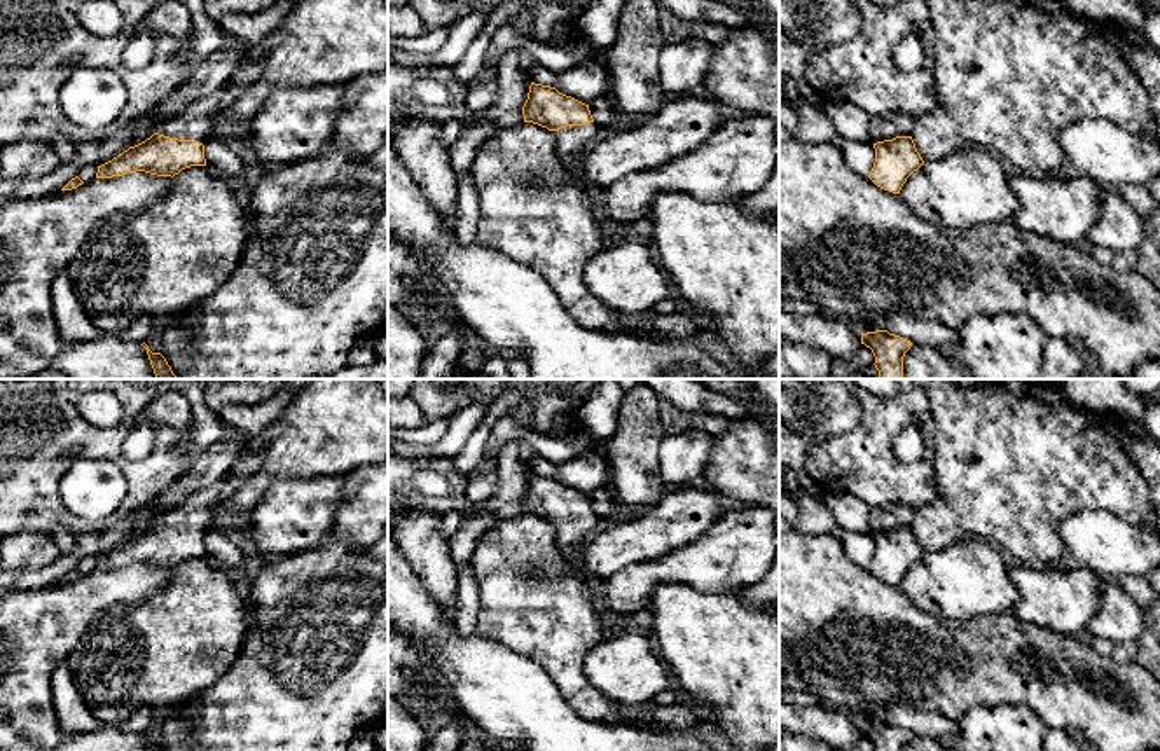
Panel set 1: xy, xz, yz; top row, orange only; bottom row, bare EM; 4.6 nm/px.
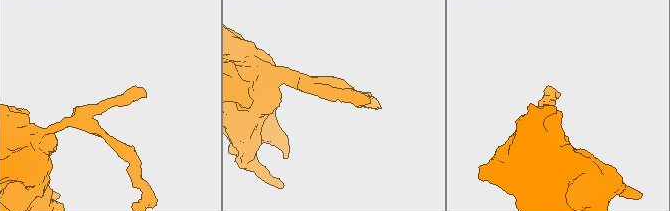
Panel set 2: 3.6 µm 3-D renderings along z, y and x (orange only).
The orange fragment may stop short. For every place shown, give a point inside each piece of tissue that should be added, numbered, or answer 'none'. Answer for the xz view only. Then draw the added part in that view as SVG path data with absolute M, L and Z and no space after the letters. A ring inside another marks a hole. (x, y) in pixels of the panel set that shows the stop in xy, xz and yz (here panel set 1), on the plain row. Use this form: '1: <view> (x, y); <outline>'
1: xz (572, 531); M596 515L566 517L556 524L556 540L561 550L573 555L592 534L603 527L603 520Z

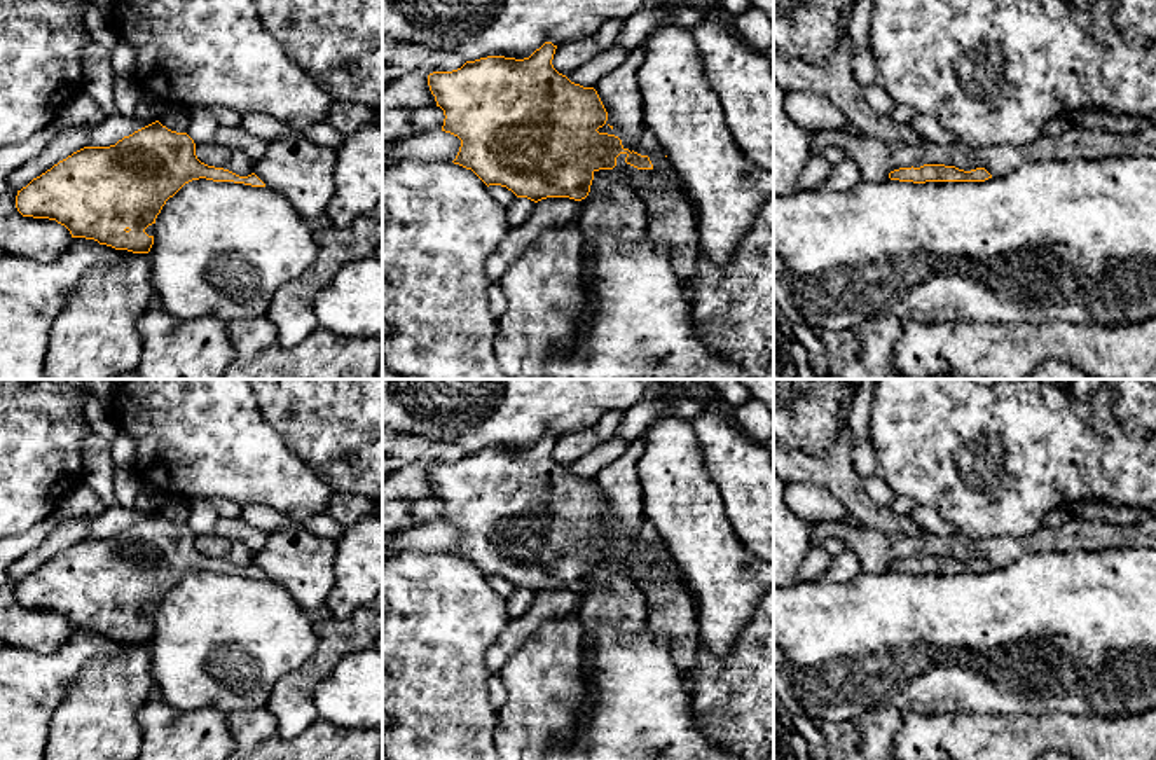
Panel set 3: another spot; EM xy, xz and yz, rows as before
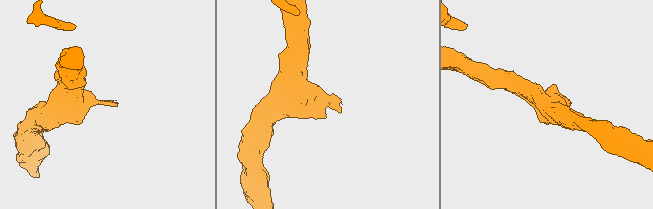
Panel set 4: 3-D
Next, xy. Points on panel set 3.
none

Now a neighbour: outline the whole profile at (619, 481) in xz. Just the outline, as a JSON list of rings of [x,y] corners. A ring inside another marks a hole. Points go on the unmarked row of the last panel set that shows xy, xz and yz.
[[[643,435],[630,440],[627,451],[597,472],[597,482],[608,512],[599,524],[615,526],[623,540],[632,540],[644,521],[644,494],[637,475],[637,463],[644,453]]]

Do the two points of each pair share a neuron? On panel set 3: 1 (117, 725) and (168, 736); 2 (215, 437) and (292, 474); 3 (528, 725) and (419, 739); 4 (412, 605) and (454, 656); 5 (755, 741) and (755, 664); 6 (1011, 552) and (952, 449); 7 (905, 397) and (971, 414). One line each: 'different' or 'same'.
1: different
2: same
3: different
4: same
5: same
6: different
7: same

